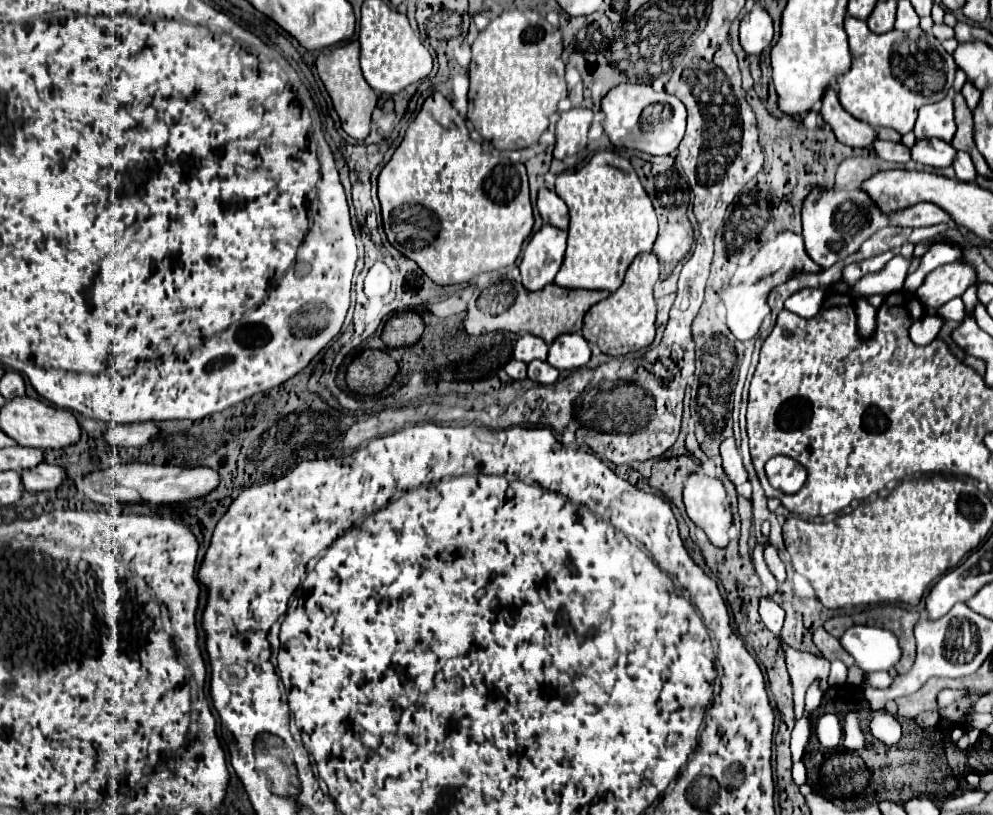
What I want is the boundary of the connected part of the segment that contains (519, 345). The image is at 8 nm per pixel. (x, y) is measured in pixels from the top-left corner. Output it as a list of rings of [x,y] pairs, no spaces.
[[[532,334],[520,336],[514,346],[514,358],[526,364],[532,360],[546,360],[546,356],[548,356],[546,342],[542,342],[542,338],[532,336]]]

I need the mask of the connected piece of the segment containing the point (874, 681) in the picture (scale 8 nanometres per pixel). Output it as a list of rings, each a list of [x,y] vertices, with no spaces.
[[[874,672],[866,674],[863,683],[874,688],[885,688],[891,685],[893,679],[889,676],[883,676],[883,672]]]

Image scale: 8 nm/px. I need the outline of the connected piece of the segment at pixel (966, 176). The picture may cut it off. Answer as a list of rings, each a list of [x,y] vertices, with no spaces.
[[[958,152],[958,162],[954,162],[954,170],[956,170],[956,178],[962,182],[976,182],[976,168],[972,164],[970,154],[962,154]]]

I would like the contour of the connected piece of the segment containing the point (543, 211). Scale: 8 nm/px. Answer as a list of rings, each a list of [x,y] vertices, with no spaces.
[[[542,186],[538,190],[538,202],[536,204],[538,204],[540,216],[544,222],[548,222],[560,230],[568,230],[568,210],[556,192]]]

